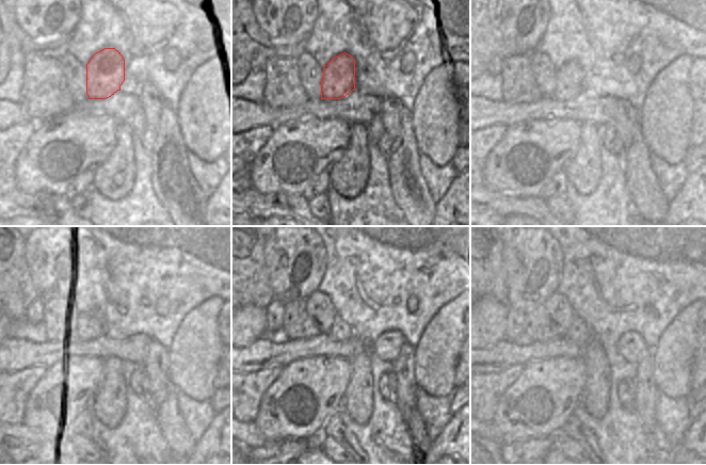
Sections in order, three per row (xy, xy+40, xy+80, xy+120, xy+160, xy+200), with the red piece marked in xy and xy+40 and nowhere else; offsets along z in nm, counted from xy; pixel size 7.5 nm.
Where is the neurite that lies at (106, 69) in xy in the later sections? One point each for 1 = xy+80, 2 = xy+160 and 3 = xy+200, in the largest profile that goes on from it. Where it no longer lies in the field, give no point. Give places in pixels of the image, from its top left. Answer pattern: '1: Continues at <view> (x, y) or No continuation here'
1: Continues at xy+80 (570, 84)
2: Continues at xy+160 (340, 331)
3: Continues at xy+200 (578, 333).

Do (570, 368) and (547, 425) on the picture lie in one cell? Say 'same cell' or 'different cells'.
same cell

